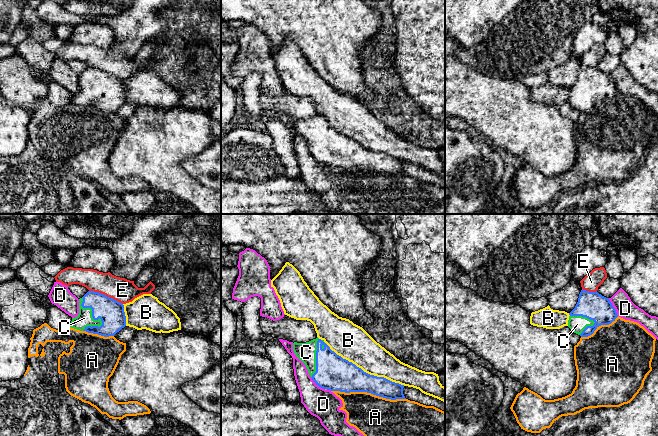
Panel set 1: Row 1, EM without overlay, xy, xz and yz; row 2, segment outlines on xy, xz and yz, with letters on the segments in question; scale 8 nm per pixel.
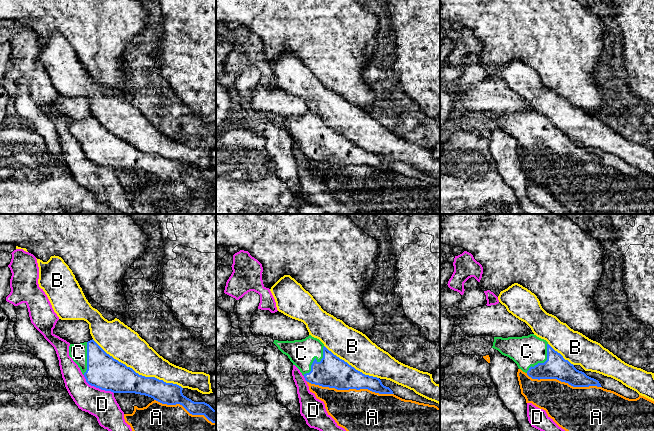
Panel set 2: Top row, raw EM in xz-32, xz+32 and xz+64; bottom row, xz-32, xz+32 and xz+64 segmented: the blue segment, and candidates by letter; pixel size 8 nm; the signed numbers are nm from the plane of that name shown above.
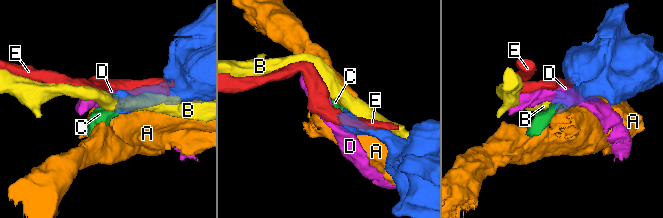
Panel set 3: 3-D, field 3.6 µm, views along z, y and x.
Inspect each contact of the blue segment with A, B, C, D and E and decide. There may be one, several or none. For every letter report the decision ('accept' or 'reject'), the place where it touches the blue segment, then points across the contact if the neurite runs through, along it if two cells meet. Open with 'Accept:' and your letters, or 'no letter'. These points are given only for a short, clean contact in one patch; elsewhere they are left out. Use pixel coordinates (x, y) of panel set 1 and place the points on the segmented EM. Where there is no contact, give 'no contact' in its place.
Accept: C
A: reject | xz (368, 392)
B: reject | xz (363, 371)
C: accept | xy (92, 312) | across xy (111, 312), (92, 312), (84, 318)
D: reject | yz (613, 307) | along yz (608, 298), (618, 315)
E: reject | xy (105, 295)

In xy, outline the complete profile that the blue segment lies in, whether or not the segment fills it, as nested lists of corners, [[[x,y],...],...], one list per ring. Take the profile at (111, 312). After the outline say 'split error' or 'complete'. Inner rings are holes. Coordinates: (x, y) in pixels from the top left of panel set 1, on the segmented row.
[[[94,291],[79,299],[79,314],[70,324],[71,328],[104,337],[114,336],[125,326],[124,305]]] | split error

